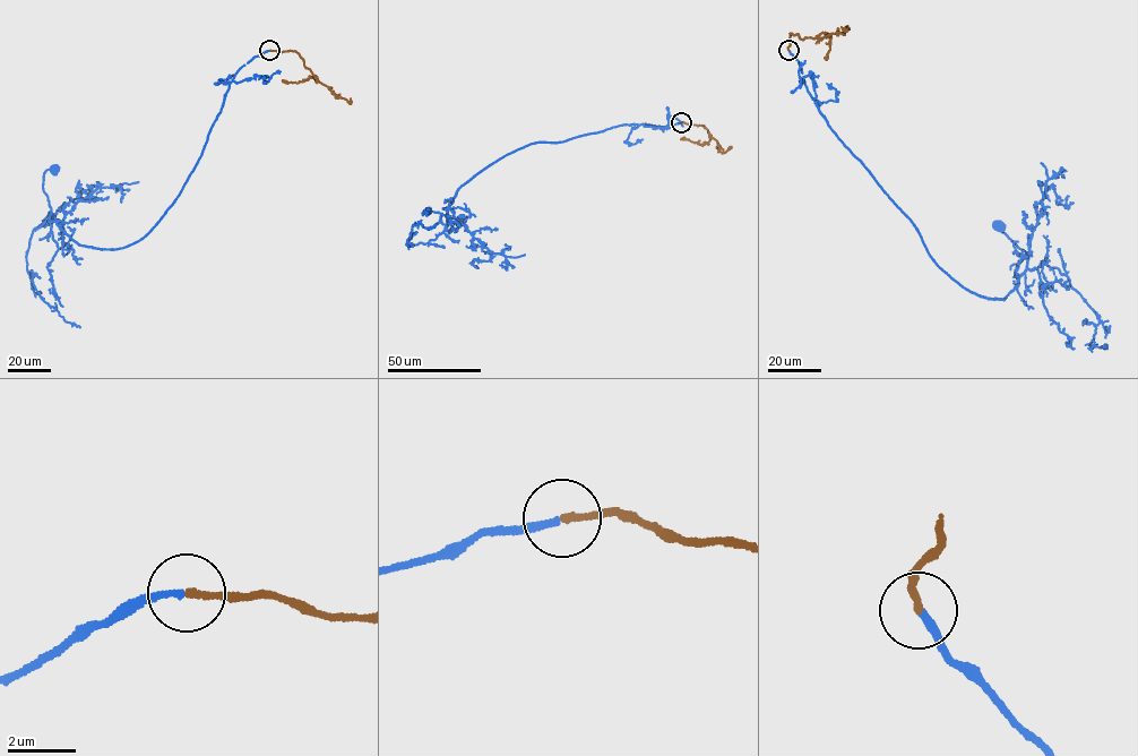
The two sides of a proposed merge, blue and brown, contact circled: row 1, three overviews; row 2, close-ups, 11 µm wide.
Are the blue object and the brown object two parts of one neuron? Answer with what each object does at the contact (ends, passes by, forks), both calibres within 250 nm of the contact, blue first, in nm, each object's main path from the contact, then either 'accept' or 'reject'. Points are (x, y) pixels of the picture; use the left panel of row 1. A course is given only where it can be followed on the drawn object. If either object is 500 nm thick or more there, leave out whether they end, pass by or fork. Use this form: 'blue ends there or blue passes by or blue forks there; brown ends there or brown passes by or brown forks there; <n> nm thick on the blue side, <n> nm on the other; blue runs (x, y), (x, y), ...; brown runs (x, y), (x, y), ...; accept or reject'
blue ends there; brown ends there; 200 nm thick on the blue side, 190 nm on the other; blue runs (269, 50), (235, 74), (175, 199), (138, 241), (93, 248), (50, 222), (42, 185), (53, 169); brown runs (269, 50), (298, 52), (315, 78), (339, 97), (350, 102), (351, 97); accept

